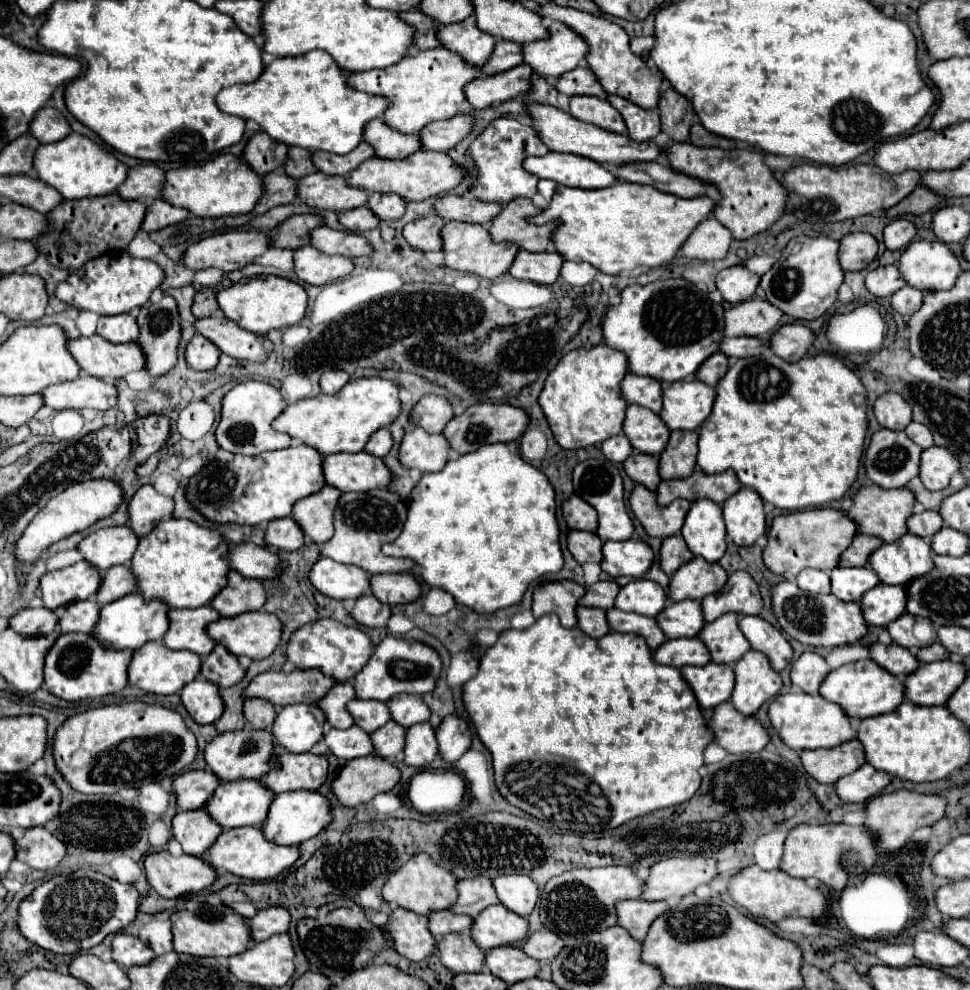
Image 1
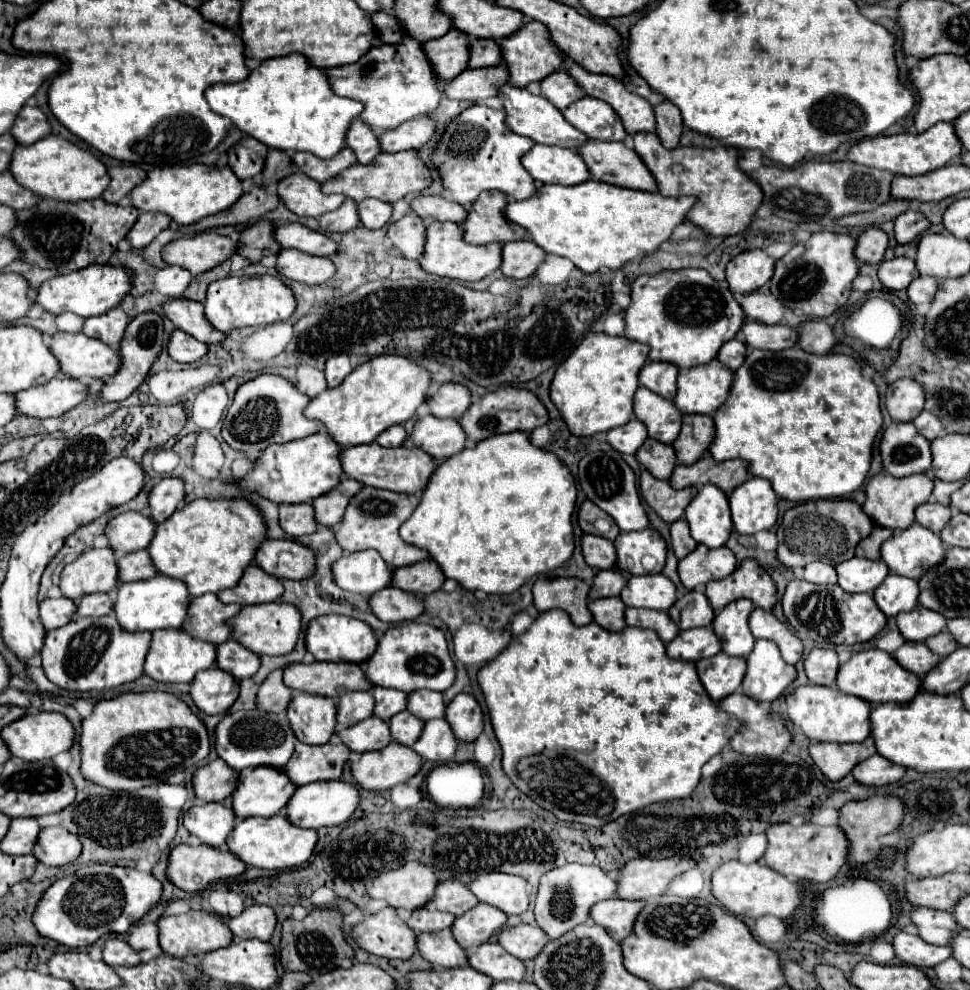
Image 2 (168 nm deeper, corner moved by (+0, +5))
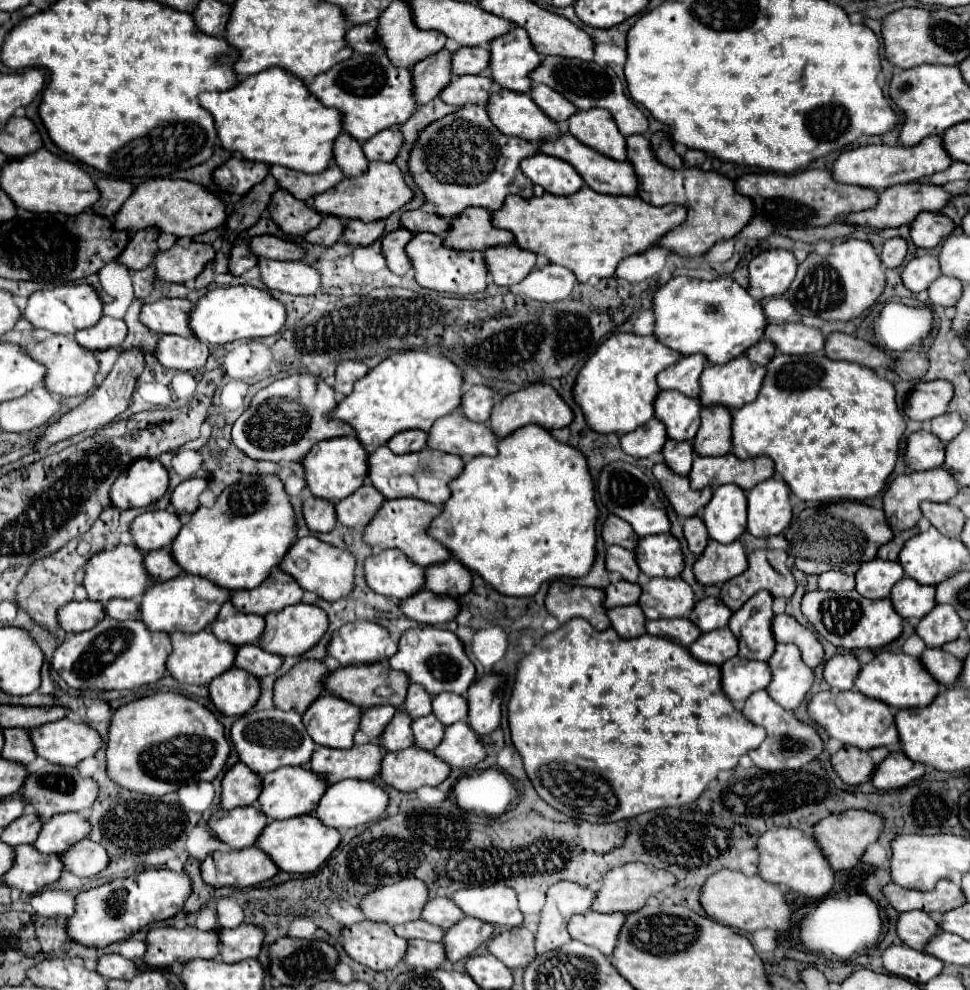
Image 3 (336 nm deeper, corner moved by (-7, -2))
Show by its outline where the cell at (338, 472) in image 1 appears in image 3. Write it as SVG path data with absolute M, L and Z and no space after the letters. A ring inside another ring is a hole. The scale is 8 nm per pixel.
M382 446L374 452L370 452L368 456L368 464L370 464L370 474L368 478L372 480L374 488L380 490L386 498L400 498L404 496L404 492L400 490L394 490L390 486L390 480L392 478L398 478L398 476L412 476L414 482L416 482L416 492L412 492L414 498L418 500L424 500L424 502L432 502L432 504L444 504L448 498L450 498L450 488L448 488L448 482L454 480L456 476L460 476L462 468L464 468L464 460L460 456L454 456L454 454L446 454L446 452L440 452L440 450L432 450L432 448L424 448L420 452L412 452L412 454L394 454L390 448Z

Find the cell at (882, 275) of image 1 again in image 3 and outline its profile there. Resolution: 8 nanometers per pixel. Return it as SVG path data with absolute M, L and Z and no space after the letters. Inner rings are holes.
M920 256L920 258L912 258L902 272L902 280L904 286L912 292L922 292L926 290L938 276L940 276L940 264L938 258L934 256Z

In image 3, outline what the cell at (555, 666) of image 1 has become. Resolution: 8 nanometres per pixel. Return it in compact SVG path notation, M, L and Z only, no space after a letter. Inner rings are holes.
M572 618L560 630L556 630L552 634L546 634L532 648L532 652L526 654L520 660L518 674L516 674L516 684L514 684L510 702L508 702L508 720L510 720L512 742L514 742L516 750L522 756L526 774L532 780L532 784L534 784L536 792L540 794L540 798L546 800L550 806L554 806L560 812L570 814L570 816L574 814L574 816L584 818L588 822L624 820L624 818L634 818L638 814L658 810L658 808L670 808L670 806L680 808L684 804L690 804L704 792L708 782L716 780L716 776L722 768L728 768L728 770L736 768L738 758L742 754L748 754L750 750L756 750L762 744L762 740L766 738L764 728L752 724L750 720L744 720L744 714L734 708L734 704L728 700L728 696L724 696L724 690L720 688L720 666L704 664L704 662L692 658L688 648L684 648L684 646L680 646L672 640L664 640L660 636L644 634L640 638L624 640L612 628L604 630L604 632L596 632L588 624L588 620L584 620L584 618ZM574 764L580 764L580 768L592 768L592 772L604 772L604 776L608 776L608 780L604 780L602 776L592 774L588 770L580 770Z

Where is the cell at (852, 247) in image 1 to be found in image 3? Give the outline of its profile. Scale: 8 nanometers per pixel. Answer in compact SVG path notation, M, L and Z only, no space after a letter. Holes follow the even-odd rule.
M890 238L882 246L880 260L886 268L898 268L904 262L906 252L908 252L908 244L904 238Z

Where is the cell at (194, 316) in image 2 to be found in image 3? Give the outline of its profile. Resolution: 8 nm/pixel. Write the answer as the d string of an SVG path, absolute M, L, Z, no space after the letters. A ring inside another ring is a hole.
M162 298L158 302L148 302L140 310L140 322L158 334L178 334L192 336L188 332L188 312L194 308L188 300Z

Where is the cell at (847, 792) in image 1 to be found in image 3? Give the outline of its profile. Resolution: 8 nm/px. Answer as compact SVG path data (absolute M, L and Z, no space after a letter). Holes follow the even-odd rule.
M894 750L890 756L876 768L872 776L872 784L878 790L892 790L892 788L902 788L918 778L922 778L926 772L926 766L920 762L912 762L904 752Z

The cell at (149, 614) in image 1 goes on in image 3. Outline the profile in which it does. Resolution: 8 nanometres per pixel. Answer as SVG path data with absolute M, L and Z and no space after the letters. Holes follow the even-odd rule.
M176 576L168 582L156 582L148 588L148 592L142 596L140 602L140 614L144 624L152 628L152 632L162 630L162 632L200 632L208 628L224 602L230 600L230 590L216 586L208 578L202 576Z

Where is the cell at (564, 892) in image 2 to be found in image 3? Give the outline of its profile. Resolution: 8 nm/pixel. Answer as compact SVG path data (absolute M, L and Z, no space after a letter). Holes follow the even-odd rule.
M558 882L550 886L536 932L536 954L544 954L566 944L570 940L566 930L568 920L574 914L584 914L590 910L592 900L594 892L578 884Z

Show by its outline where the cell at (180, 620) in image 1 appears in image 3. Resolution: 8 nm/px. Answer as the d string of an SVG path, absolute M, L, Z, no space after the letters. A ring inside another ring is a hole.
M228 602L224 604L224 608L220 610L220 616L214 620L210 628L218 640L244 646L244 644L258 642L258 638L264 634L266 622L264 622L264 616L240 612Z

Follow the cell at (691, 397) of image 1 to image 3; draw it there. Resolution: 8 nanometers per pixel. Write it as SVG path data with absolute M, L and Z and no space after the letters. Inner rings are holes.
M746 356L708 366L700 378L700 402L702 406L722 404L732 410L742 408L750 400L756 400L764 376L766 368L750 362Z

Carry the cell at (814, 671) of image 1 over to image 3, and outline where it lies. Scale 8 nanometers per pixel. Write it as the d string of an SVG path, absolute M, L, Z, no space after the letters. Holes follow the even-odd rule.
M838 654L824 666L824 678L836 690L852 690L858 672L860 664L854 654Z

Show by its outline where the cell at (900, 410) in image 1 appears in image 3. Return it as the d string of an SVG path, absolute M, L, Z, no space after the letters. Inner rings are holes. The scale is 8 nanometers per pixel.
M930 380L926 388L916 388L910 394L906 416L912 420L932 420L946 412L950 400L954 396L954 386L948 380Z

